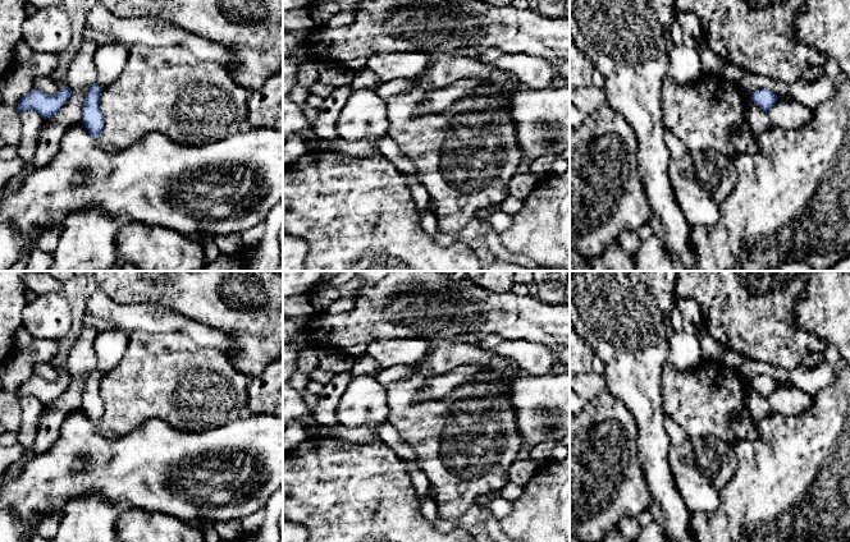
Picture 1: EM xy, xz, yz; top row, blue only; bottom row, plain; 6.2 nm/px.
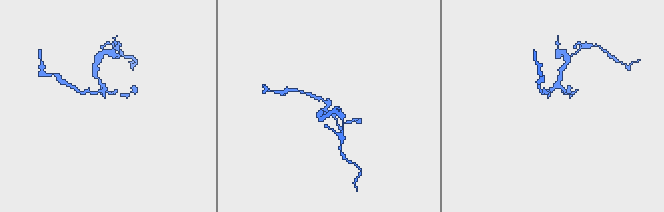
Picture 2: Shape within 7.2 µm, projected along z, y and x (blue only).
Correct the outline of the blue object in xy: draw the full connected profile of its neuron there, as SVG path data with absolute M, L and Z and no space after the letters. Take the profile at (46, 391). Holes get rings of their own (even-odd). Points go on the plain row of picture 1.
M61 373L55 381L46 381L40 376L32 376L29 380L23 382L18 389L18 398L35 396L44 405L47 405L56 400L59 395L70 385L72 376Z

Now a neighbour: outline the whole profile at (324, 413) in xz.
M351 372L334 373L334 377L324 386L319 395L317 405L310 410L310 414L314 415L316 422L329 427L341 426L337 421L335 412L341 396L353 378Z

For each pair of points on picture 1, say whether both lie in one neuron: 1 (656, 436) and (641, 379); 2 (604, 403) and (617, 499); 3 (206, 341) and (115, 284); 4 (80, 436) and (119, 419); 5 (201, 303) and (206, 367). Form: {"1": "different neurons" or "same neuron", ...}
{"1": "same neuron", "2": "same neuron", "3": "different neurons", "4": "different neurons", "5": "different neurons"}

